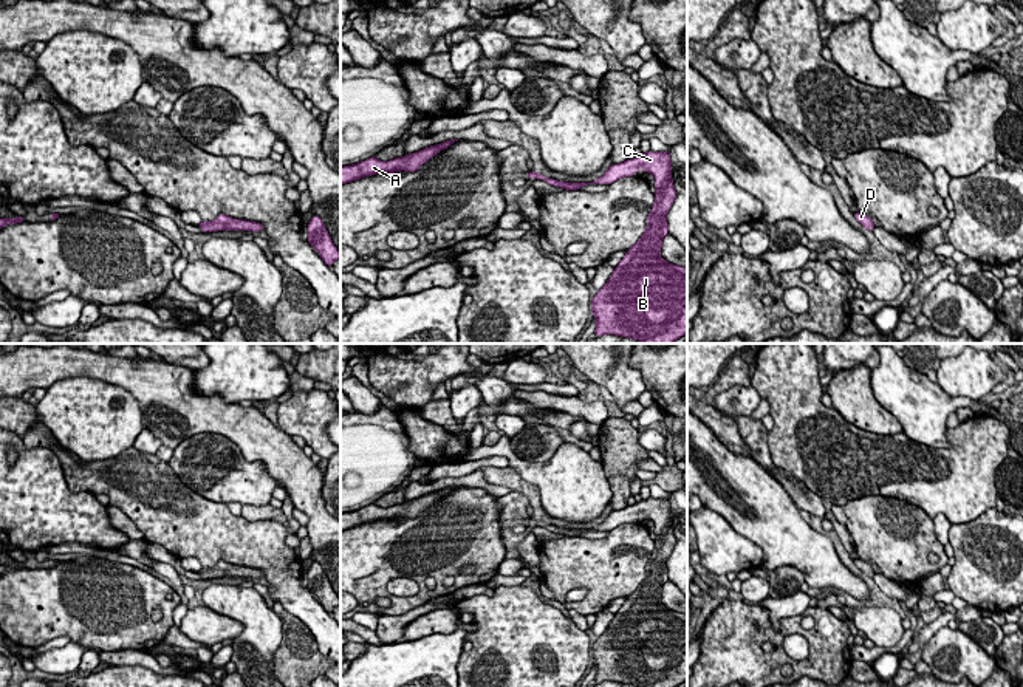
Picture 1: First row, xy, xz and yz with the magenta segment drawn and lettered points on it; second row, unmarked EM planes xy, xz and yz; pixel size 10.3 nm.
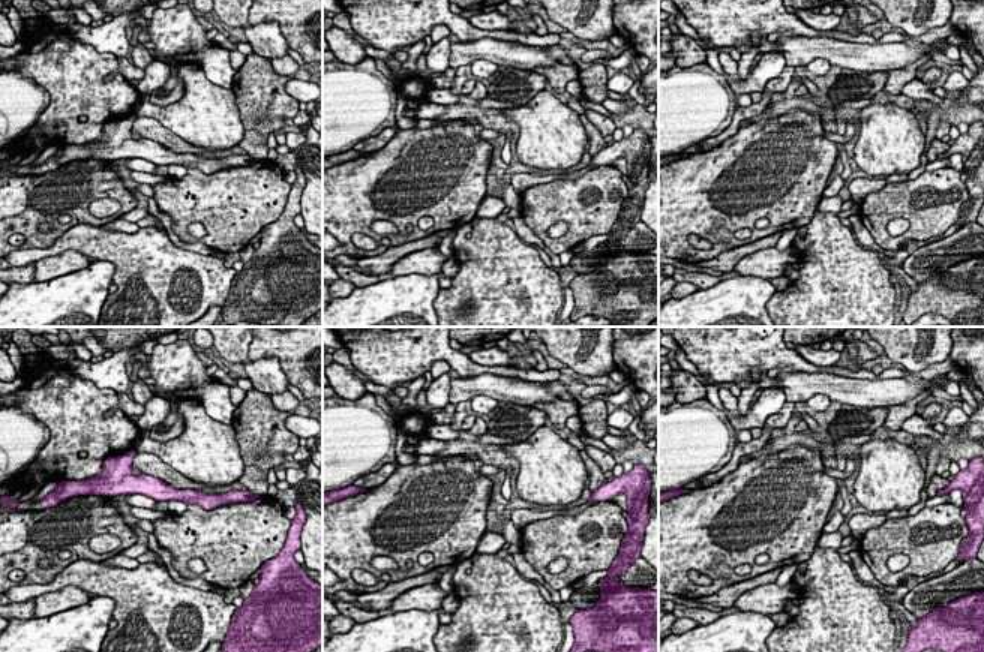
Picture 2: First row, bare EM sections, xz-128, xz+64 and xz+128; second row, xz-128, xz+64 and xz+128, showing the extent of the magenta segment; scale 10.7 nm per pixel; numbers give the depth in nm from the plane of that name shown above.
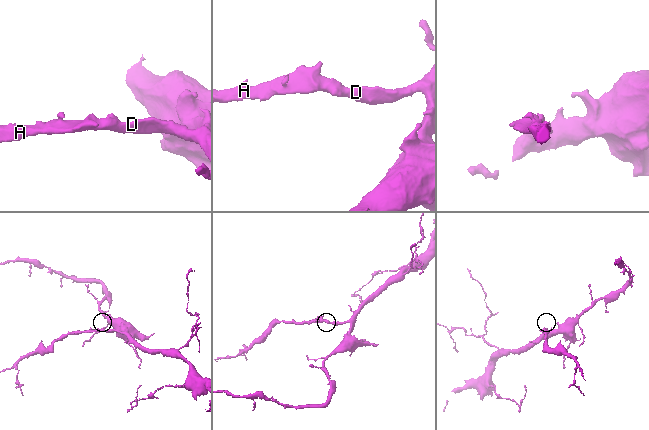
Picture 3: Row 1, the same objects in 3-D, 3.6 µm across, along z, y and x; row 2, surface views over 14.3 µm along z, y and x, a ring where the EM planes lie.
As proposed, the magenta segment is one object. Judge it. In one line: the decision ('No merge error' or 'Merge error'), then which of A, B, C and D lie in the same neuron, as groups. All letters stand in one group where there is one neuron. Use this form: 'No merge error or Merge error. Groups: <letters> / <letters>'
No merge error. Groups: A B C D

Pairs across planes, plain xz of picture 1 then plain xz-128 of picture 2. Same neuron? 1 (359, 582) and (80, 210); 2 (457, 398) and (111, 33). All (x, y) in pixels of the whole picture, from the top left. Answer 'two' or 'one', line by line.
1: one
2: one

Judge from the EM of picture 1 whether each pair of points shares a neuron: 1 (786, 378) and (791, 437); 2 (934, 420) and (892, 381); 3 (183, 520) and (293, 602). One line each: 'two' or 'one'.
1: one
2: one
3: one

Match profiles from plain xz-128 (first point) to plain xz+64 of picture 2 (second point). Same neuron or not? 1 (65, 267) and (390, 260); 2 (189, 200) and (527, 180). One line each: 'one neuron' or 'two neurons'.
1: two neurons
2: two neurons

